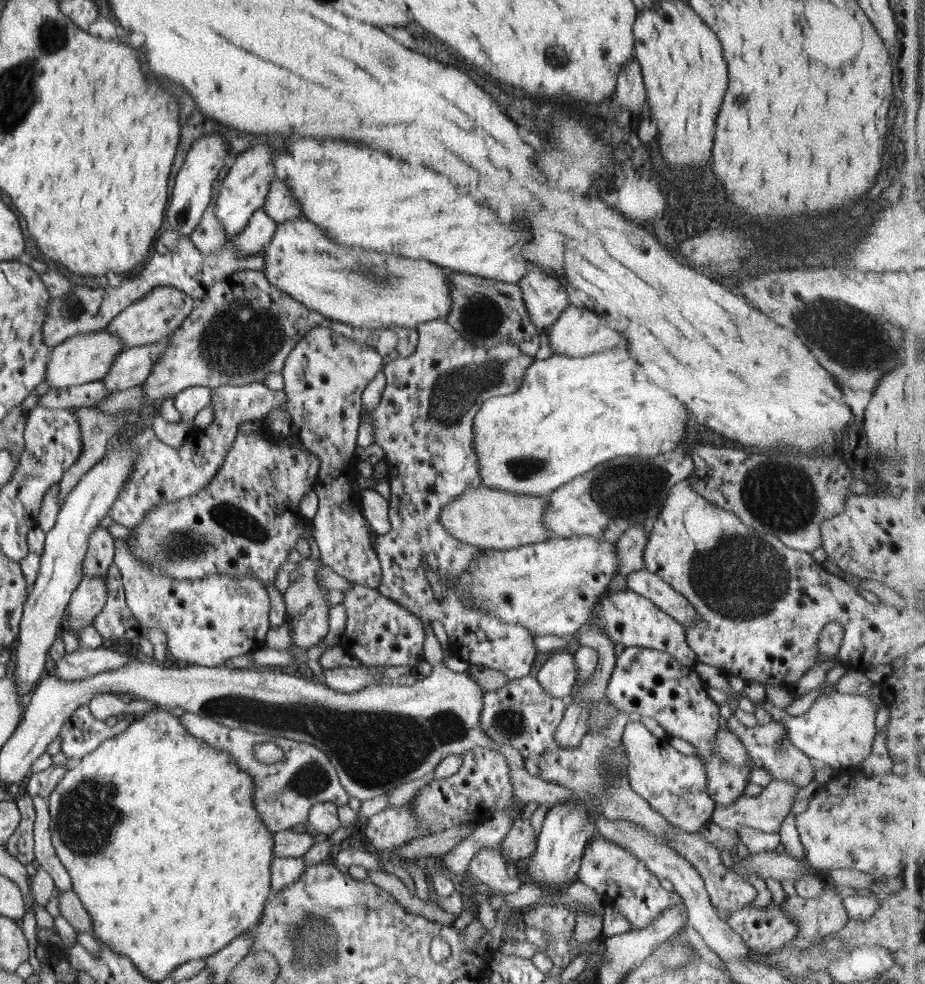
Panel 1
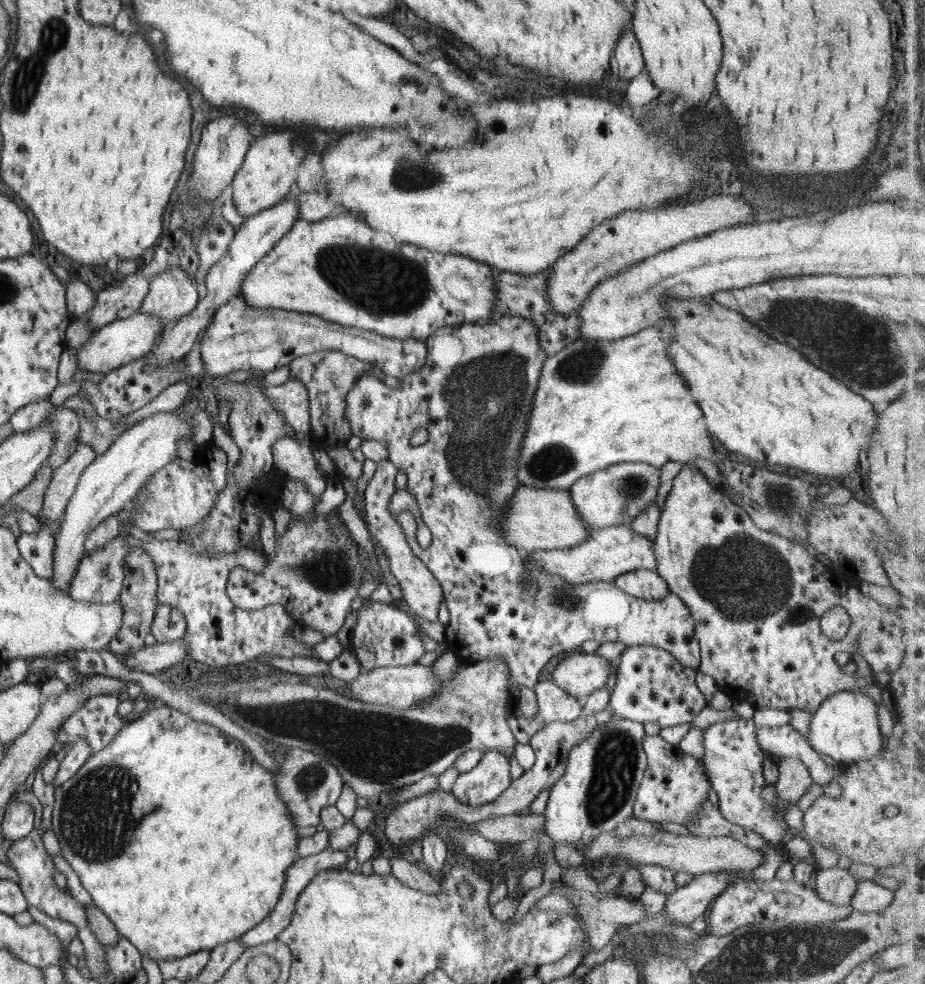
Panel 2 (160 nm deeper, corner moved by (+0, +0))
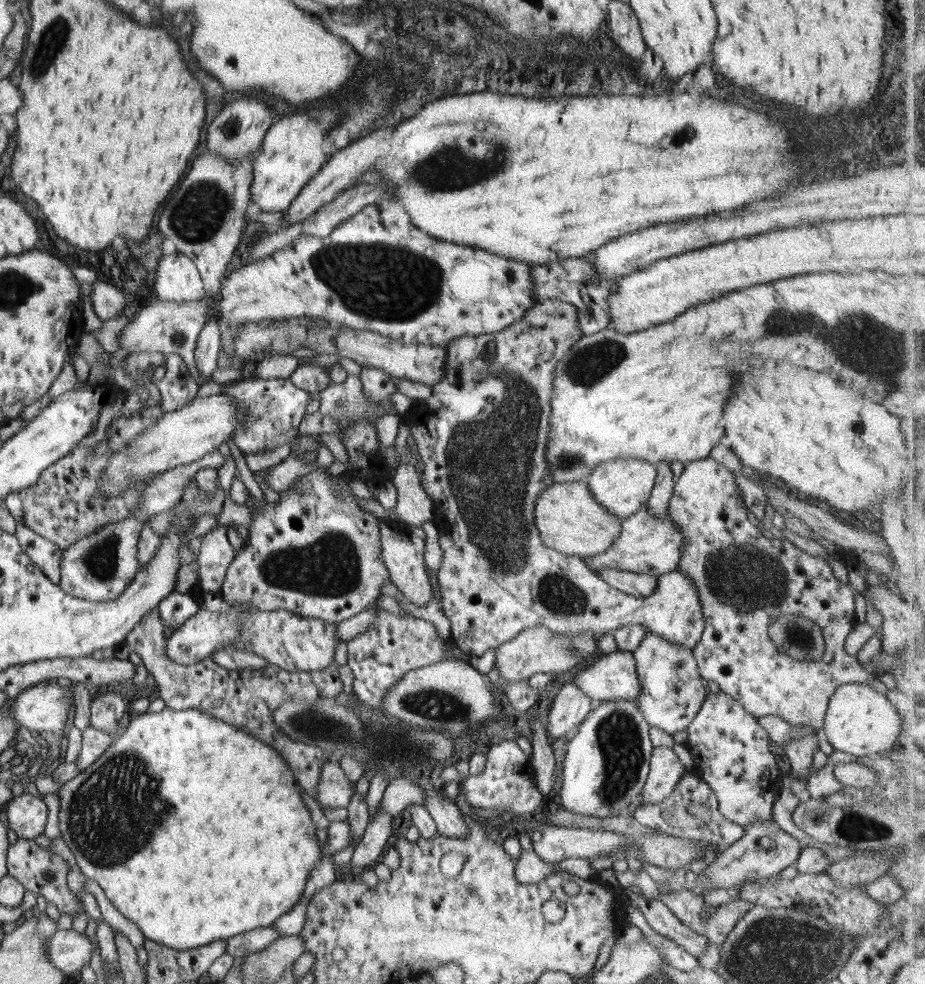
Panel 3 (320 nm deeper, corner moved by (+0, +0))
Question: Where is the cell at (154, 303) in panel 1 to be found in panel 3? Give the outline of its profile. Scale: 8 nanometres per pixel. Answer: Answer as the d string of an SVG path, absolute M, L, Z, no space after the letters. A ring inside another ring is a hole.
M176 251L163 255L155 275L155 292L163 301L197 301L205 298L205 288L197 266Z

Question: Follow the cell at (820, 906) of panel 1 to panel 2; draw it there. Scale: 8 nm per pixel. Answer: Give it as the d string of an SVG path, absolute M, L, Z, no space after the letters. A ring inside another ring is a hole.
M838 867L816 871L813 885L818 896L835 905L850 905L854 896L857 880L848 871Z

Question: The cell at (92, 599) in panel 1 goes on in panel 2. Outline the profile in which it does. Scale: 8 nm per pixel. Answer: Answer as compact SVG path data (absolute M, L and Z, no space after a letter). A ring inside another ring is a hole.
M119 527L118 534L113 539L111 538L102 549L91 553L86 552L76 565L76 572L72 575L72 582L70 582L70 588L68 588L72 600L102 605L118 600L125 578L124 558L129 554L129 548L125 540L129 535L126 529Z

